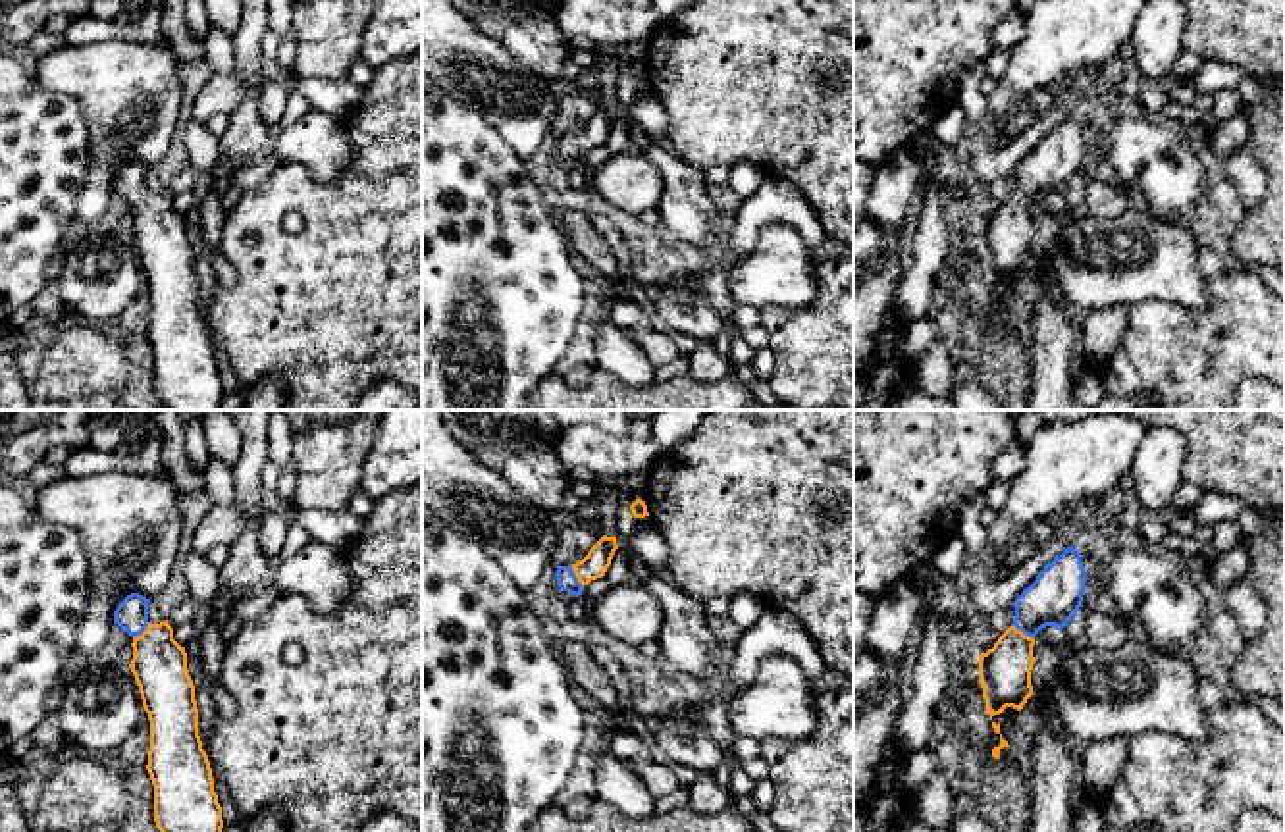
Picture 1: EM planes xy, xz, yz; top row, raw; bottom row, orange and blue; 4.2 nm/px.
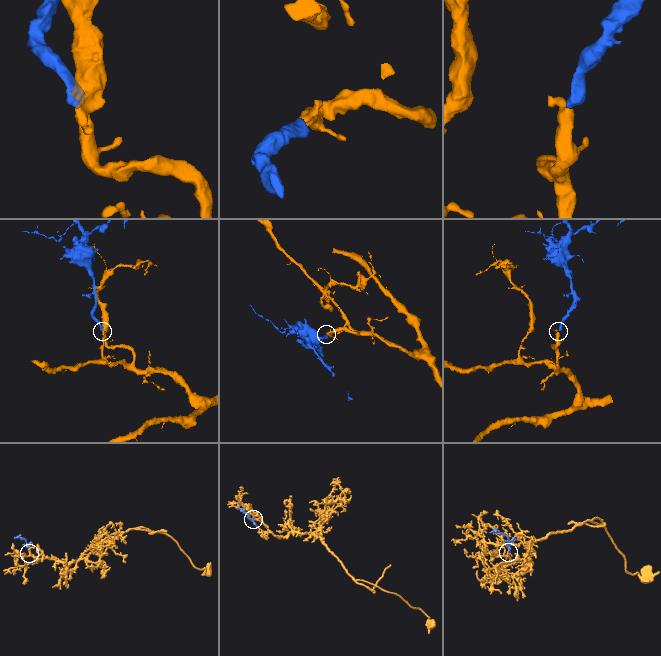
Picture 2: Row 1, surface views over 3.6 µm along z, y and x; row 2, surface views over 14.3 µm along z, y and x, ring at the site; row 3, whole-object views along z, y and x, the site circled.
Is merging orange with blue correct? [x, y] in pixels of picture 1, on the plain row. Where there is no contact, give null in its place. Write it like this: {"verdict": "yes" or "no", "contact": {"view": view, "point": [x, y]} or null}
{"verdict": "yes", "contact": {"view": "xz", "point": [576, 145]}}

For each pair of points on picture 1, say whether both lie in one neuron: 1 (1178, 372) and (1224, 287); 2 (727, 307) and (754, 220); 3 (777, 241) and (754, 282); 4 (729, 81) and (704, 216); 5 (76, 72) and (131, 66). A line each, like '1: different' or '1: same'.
1: same
2: same
3: same
4: different
5: same

